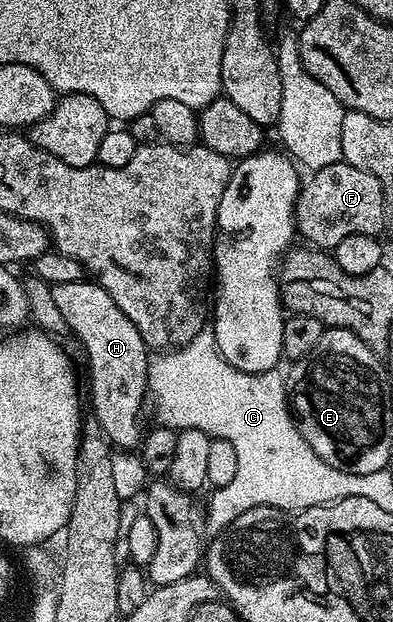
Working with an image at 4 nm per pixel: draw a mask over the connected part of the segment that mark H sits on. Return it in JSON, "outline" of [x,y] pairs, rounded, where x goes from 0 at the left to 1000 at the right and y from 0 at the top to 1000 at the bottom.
{"outline":[[[216,447],[209,453],[158,453],[132,458],[137,486],[158,511],[168,511],[176,535],[204,545],[224,571],[224,605],[234,609],[234,656],[254,691],[298,722],[336,723],[361,706],[356,661],[372,656],[377,629],[377,580],[382,561],[361,537],[290,492],[290,479],[260,458]]]}

